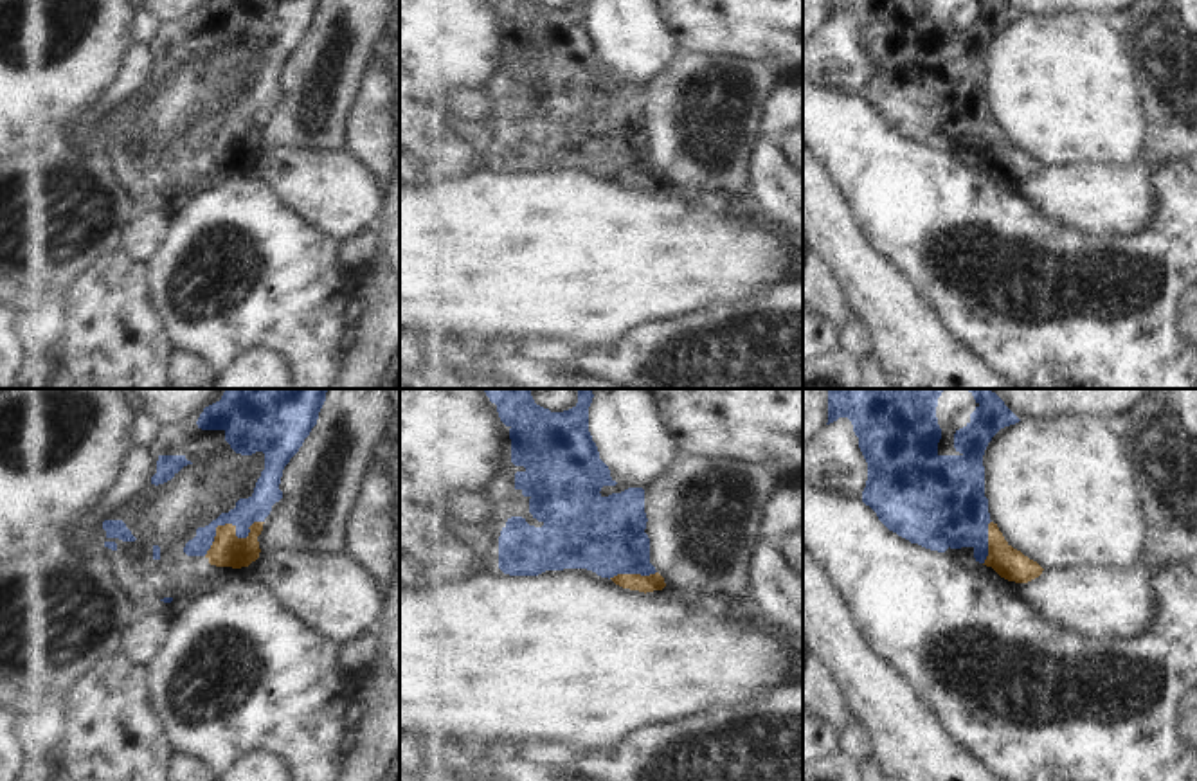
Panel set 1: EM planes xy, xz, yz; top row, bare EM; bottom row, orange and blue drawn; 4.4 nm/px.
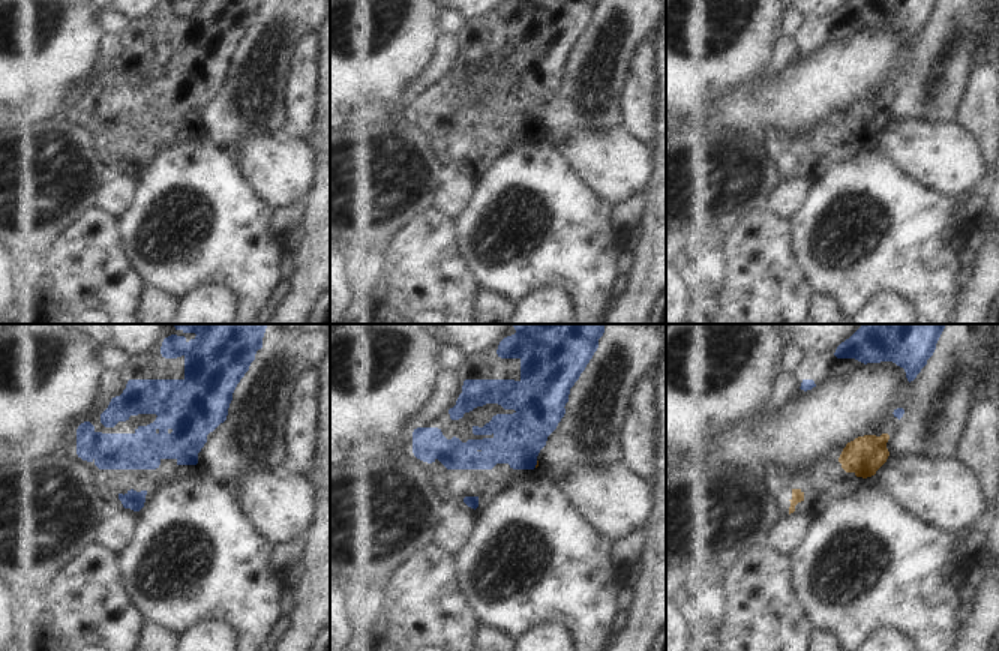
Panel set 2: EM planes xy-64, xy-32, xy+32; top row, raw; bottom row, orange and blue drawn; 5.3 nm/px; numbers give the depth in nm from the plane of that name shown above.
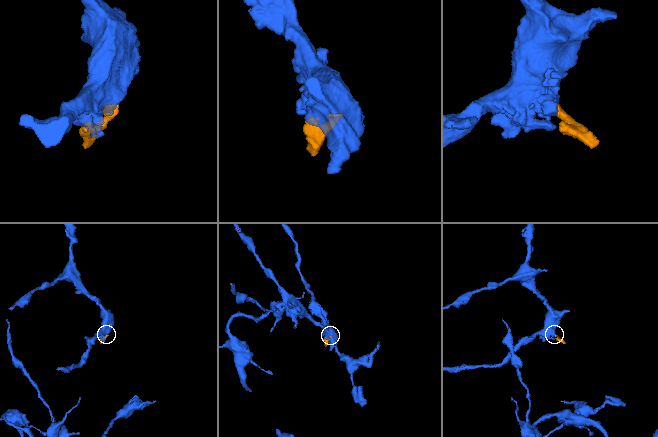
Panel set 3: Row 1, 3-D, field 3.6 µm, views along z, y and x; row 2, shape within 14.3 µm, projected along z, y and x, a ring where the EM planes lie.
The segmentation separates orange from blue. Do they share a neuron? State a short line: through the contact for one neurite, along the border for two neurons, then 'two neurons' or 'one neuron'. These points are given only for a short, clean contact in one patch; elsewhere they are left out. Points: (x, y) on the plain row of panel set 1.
line xy (227, 146), (231, 121), (240, 121), (256, 105); one neuron

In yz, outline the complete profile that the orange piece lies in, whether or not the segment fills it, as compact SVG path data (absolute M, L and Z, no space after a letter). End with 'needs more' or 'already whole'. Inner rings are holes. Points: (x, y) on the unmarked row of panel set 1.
M828 0L828 20L848 14L868 59L862 99L898 133L925 146L945 149L972 144L976 158L992 164L1001 175L1028 180L1042 164L1013 146L990 117L985 94L983 52L992 34L1021 16L1004 0L979 0L970 18L956 27L956 52L940 52L941 25L938 0Z | needs more

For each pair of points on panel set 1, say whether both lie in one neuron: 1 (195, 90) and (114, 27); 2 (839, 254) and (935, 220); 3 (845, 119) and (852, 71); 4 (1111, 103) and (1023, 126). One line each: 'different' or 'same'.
1: different
2: different
3: different
4: same

